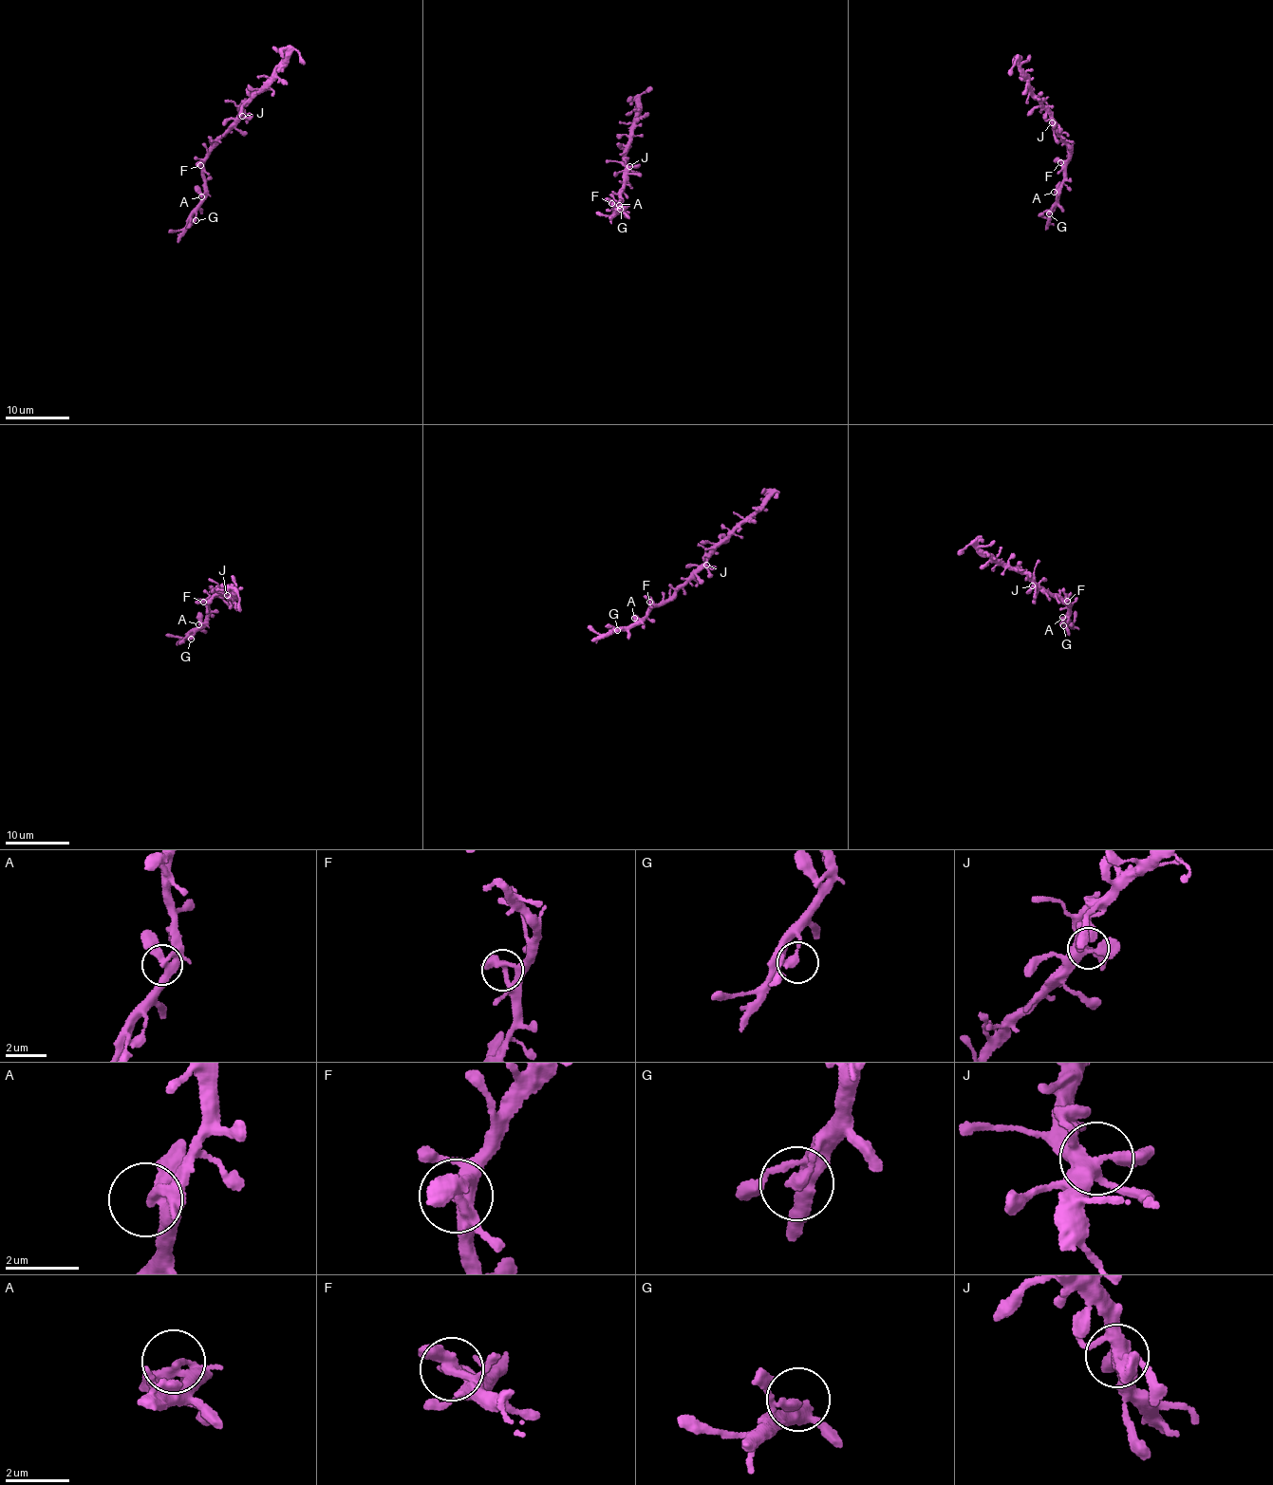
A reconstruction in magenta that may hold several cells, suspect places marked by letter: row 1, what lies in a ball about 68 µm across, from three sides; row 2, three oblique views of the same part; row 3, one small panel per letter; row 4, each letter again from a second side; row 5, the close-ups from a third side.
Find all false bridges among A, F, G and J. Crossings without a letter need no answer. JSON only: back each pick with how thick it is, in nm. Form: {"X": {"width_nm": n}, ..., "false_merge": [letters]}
{"false_merge": []}

